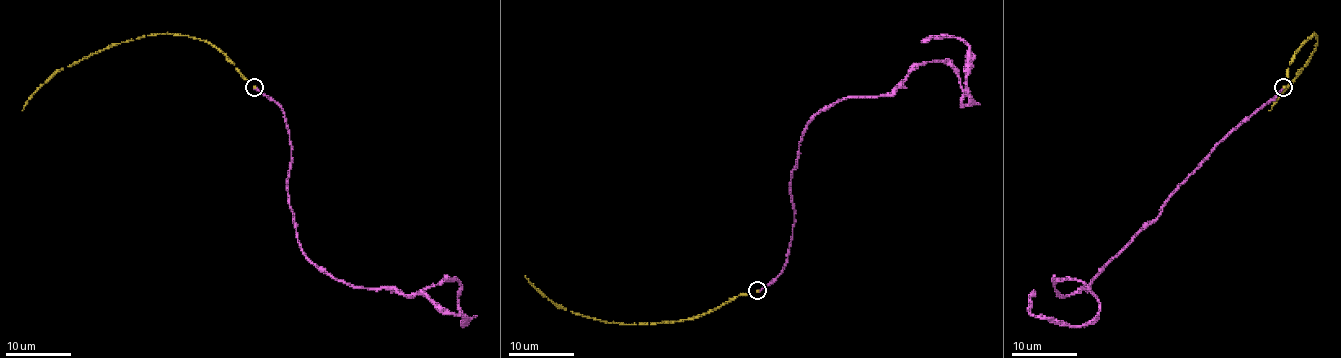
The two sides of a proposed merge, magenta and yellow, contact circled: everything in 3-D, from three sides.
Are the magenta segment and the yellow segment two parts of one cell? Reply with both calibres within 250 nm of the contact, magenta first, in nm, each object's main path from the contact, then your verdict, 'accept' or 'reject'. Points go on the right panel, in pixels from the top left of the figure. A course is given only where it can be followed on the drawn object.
calibres 190 and 180 nm; course magenta (1285, 87), (1089, 288), (1064, 296), (1055, 283), (1081, 281), (1097, 317), (1060, 325), (1030, 312), (1034, 291); course yellow (1283, 87), (1291, 58), (1316, 34), (1316, 45), (1303, 68), (1268, 110); reject

